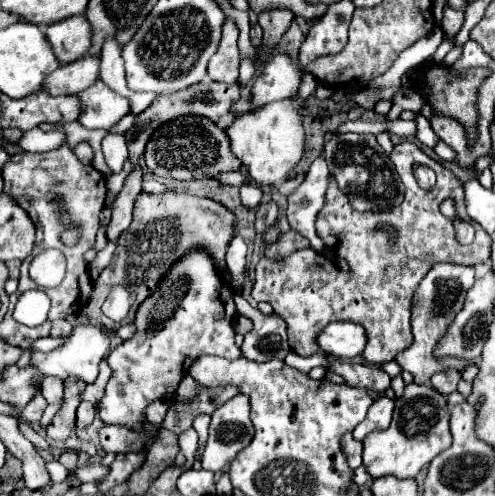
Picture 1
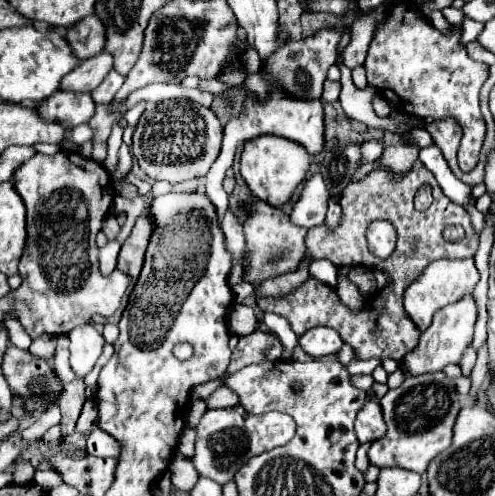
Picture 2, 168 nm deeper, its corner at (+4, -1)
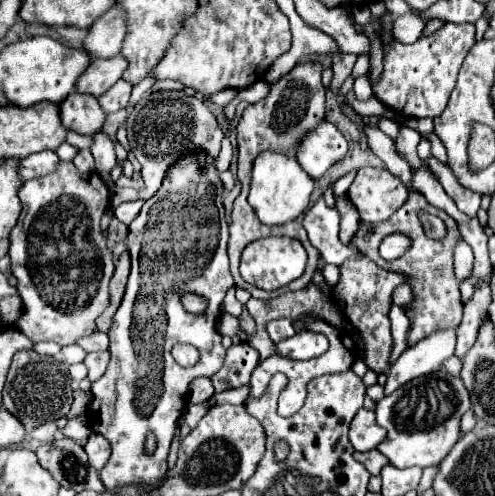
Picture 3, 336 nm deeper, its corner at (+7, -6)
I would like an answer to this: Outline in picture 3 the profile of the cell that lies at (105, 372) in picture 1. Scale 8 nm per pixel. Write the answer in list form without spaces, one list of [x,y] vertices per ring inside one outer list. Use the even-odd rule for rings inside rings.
[[[91,352],[91,354],[87,354],[85,364],[87,364],[87,368],[89,368],[89,376],[87,376],[87,378],[89,378],[91,382],[95,382],[95,380],[99,380],[99,378],[105,374],[105,370],[107,370],[109,352]]]

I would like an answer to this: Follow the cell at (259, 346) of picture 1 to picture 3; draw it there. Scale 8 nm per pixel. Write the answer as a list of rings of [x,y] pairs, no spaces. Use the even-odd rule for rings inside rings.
[[[233,344],[227,350],[223,368],[213,376],[215,392],[223,392],[229,388],[237,388],[243,384],[249,384],[251,372],[255,370],[259,362],[259,352],[251,348],[249,344]]]

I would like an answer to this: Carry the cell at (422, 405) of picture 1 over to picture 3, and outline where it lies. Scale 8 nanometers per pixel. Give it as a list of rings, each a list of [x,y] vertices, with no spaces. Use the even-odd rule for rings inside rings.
[[[439,368],[437,372],[431,372],[427,376],[419,376],[377,402],[377,410],[375,410],[377,424],[387,428],[387,438],[377,446],[377,450],[381,454],[385,454],[395,468],[437,466],[449,454],[449,450],[455,446],[455,442],[459,440],[459,420],[469,408],[471,408],[469,392],[463,386],[463,380],[459,376],[451,376],[445,368]]]

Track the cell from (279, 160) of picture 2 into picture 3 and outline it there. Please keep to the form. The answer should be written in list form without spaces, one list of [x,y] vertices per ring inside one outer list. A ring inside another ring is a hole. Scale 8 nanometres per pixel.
[[[277,152],[259,154],[253,164],[253,180],[251,180],[249,204],[253,206],[257,218],[267,226],[281,226],[299,218],[309,206],[309,198],[315,182],[309,174],[297,164],[293,156],[283,156]]]

